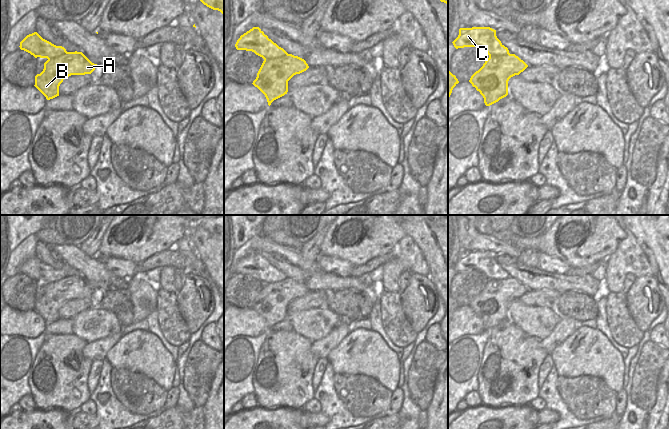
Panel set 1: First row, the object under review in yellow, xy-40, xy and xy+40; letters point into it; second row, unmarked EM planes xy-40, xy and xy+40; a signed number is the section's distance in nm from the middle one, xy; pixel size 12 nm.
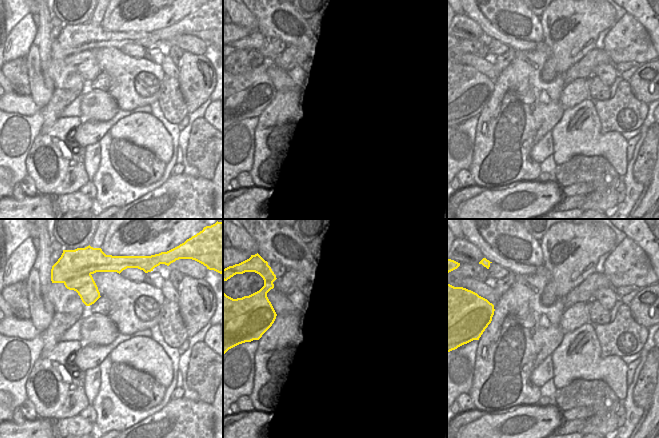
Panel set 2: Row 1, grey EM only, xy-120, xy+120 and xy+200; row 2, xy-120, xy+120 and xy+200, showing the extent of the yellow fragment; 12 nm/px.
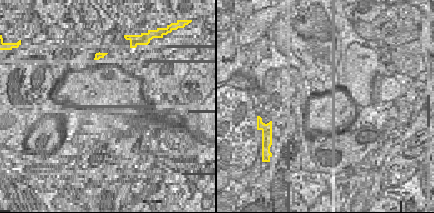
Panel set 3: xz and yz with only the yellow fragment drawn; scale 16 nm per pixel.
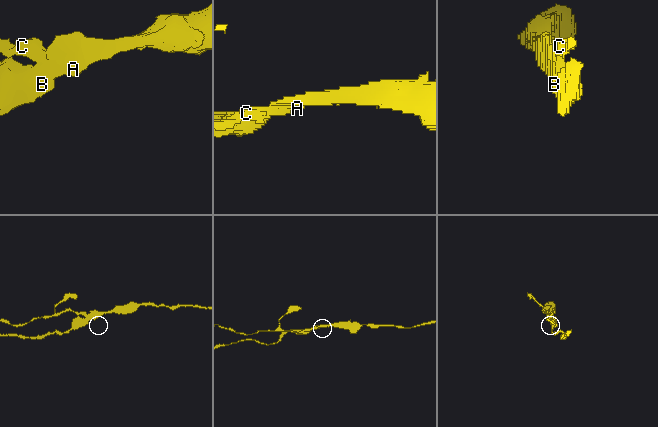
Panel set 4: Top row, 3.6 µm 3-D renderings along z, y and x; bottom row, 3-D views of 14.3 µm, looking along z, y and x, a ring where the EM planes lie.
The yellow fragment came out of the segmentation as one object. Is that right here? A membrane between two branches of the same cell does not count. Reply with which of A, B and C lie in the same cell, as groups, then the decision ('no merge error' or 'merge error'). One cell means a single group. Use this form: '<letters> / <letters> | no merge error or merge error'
A B / C | merge error

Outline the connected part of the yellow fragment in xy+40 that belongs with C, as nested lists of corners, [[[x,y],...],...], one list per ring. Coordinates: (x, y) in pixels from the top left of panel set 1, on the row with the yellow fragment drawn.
[[[490,27],[460,28],[458,37],[452,42],[456,49],[480,47],[488,55],[508,55],[509,50],[496,36],[496,30]]]

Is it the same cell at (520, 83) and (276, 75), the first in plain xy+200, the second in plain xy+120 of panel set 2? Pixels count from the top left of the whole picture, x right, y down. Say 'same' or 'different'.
different

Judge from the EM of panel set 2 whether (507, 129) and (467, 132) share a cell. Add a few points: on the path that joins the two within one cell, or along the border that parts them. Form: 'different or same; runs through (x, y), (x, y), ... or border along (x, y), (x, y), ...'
different; border along (479, 116), (474, 150), (471, 154)

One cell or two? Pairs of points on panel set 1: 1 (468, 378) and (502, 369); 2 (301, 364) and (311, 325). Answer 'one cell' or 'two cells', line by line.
1: two cells
2: two cells

